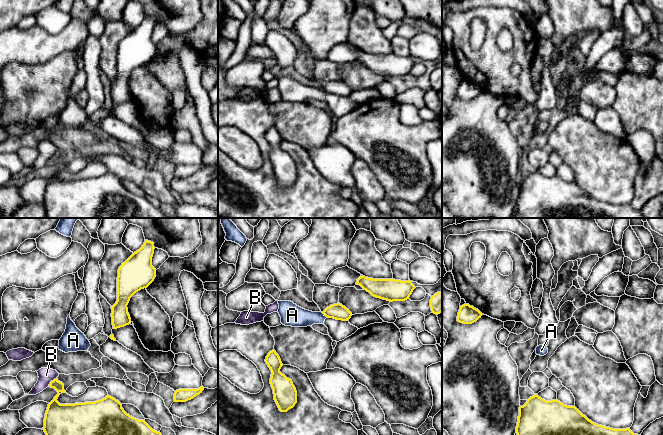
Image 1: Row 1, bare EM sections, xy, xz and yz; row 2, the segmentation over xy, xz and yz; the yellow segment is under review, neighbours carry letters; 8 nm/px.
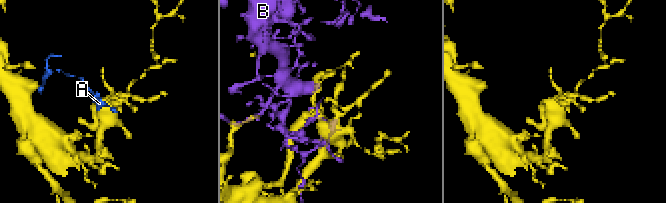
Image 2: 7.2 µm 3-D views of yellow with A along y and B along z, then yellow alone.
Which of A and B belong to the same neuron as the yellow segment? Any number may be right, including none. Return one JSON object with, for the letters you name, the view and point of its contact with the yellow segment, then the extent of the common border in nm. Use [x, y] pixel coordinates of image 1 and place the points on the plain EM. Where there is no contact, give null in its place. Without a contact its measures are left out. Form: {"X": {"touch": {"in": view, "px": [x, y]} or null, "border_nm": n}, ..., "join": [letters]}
{"join": []}

